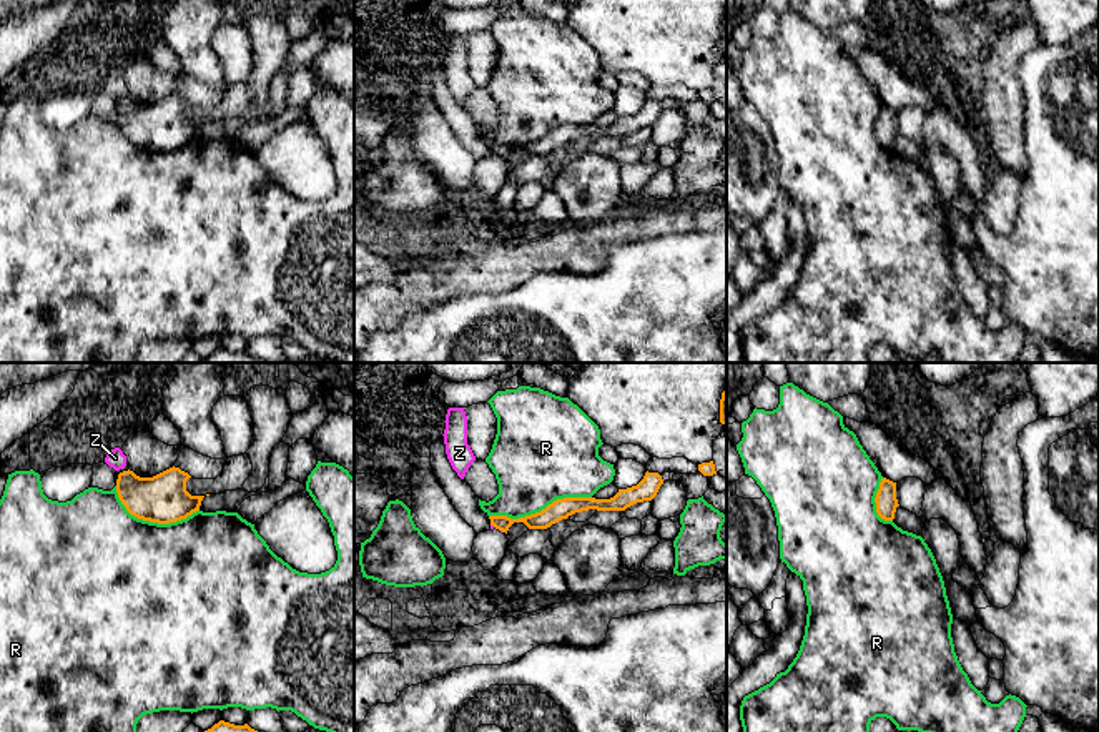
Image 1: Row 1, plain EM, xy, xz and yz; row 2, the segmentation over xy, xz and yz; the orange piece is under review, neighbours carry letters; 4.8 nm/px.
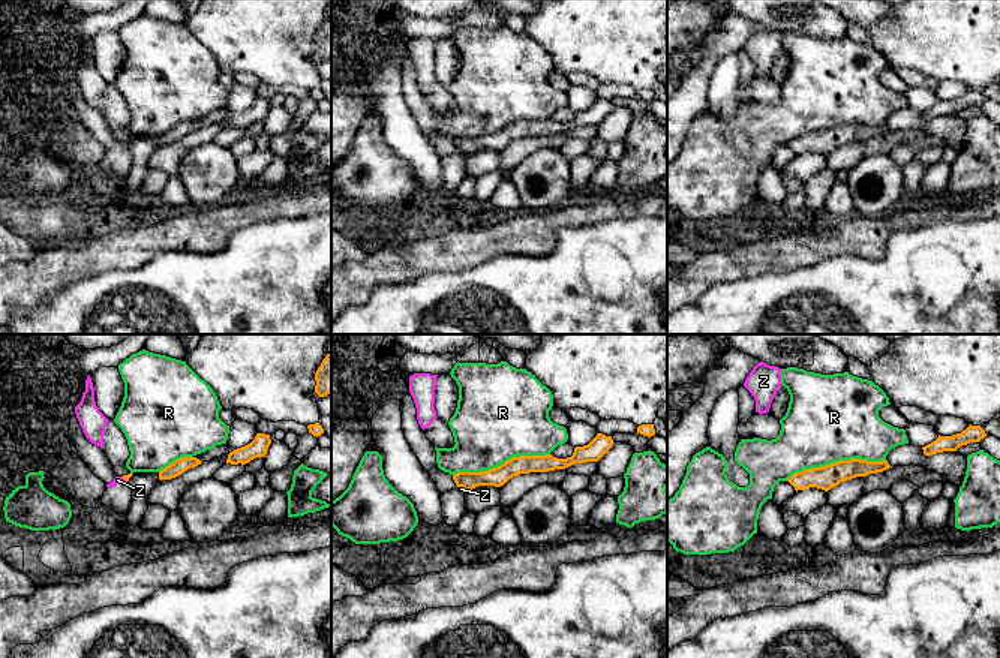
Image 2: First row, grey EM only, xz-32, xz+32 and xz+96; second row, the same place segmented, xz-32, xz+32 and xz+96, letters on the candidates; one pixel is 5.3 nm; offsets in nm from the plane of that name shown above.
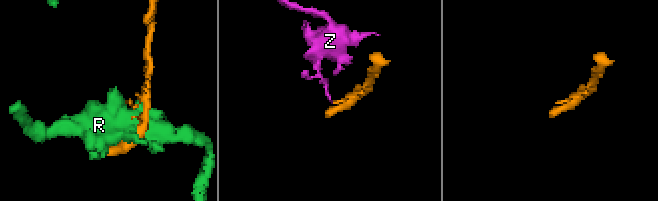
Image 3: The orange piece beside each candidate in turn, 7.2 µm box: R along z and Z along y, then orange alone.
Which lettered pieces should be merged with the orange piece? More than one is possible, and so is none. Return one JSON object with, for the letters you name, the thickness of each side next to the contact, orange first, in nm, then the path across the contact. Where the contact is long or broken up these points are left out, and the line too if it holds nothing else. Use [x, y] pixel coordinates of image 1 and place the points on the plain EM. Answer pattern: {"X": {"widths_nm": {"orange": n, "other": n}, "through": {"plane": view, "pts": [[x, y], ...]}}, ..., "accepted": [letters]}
{"accepted": []}

